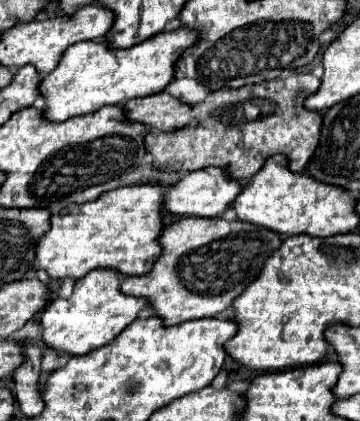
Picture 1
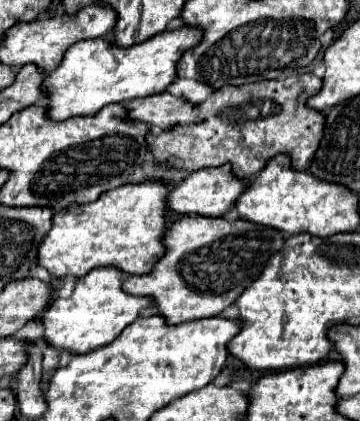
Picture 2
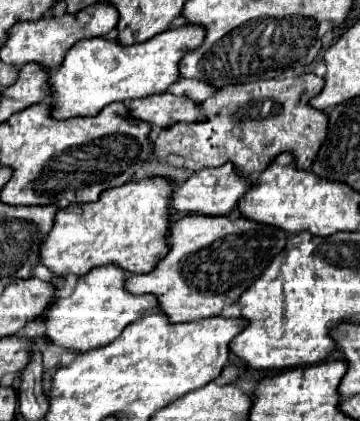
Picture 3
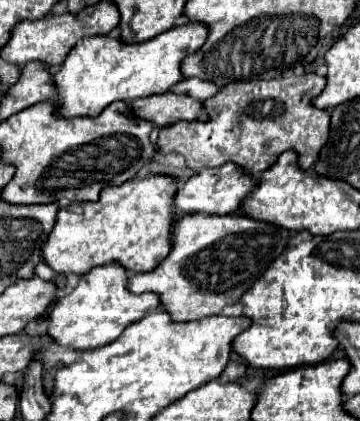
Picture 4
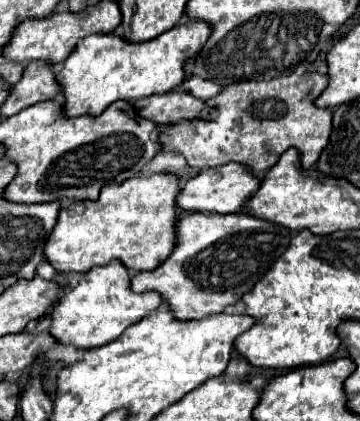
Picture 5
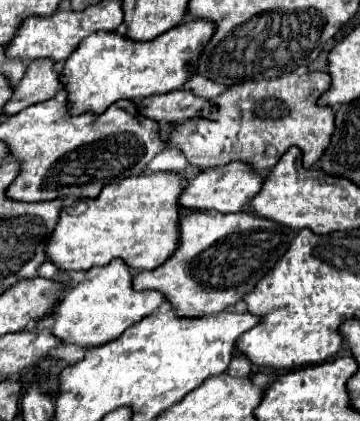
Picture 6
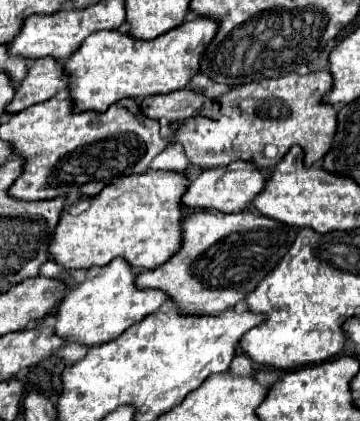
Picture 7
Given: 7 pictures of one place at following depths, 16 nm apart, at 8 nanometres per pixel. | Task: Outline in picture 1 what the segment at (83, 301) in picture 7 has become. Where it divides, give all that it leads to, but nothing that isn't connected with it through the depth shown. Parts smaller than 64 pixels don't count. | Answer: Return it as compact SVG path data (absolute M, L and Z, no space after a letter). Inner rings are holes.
M88 272L84 280L76 280L74 292L70 298L54 298L42 312L40 324L44 328L42 342L48 348L56 348L68 352L72 356L88 354L100 346L112 342L122 328L132 324L142 308L148 308L148 300L128 296L120 290L122 276L116 272Z

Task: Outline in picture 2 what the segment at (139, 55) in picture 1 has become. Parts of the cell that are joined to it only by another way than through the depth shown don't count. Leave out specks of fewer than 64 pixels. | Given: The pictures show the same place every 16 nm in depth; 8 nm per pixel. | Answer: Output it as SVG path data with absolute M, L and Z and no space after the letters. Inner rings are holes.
M180 26L128 48L116 46L106 38L80 40L68 48L60 66L50 72L44 82L48 90L48 116L54 120L94 116L112 102L128 102L140 96L164 92L178 78L178 60L186 50L196 48L202 42L202 36L204 32L196 26Z

